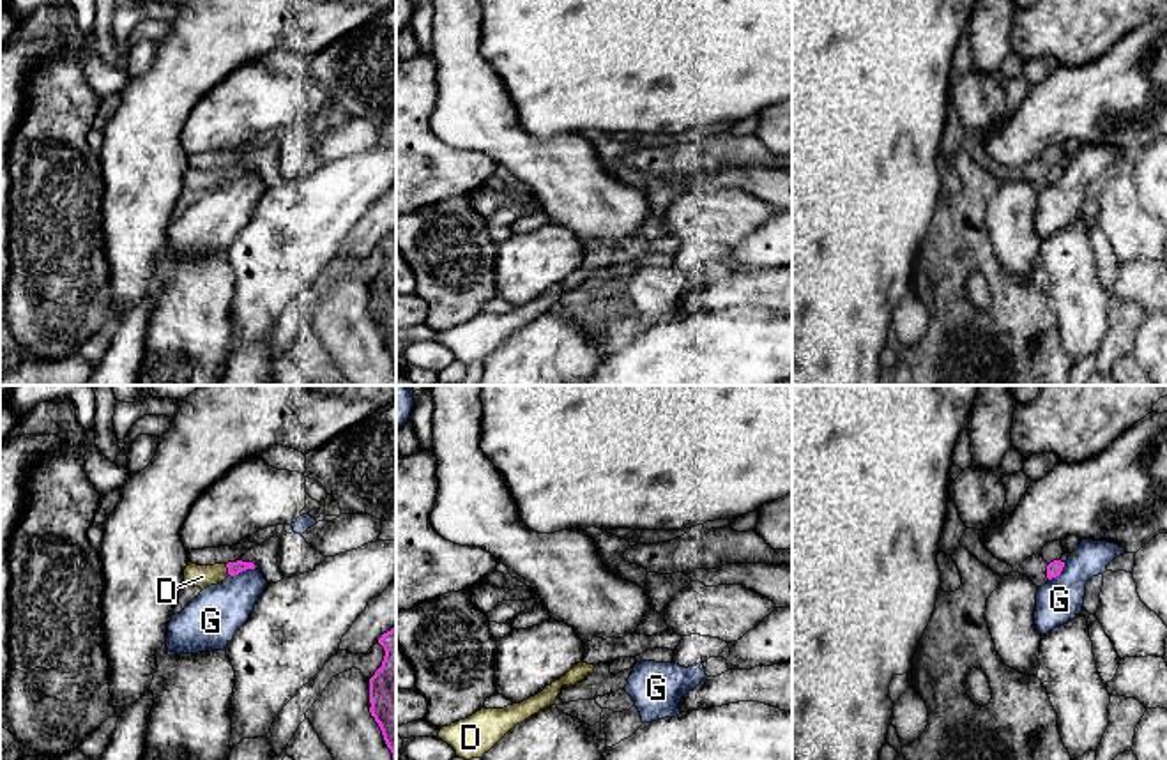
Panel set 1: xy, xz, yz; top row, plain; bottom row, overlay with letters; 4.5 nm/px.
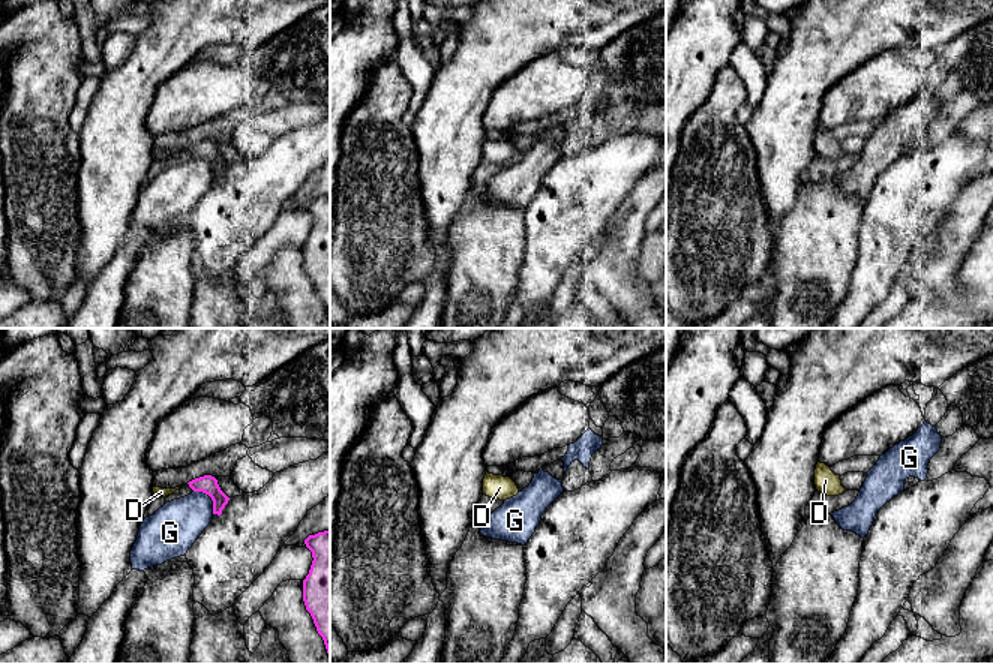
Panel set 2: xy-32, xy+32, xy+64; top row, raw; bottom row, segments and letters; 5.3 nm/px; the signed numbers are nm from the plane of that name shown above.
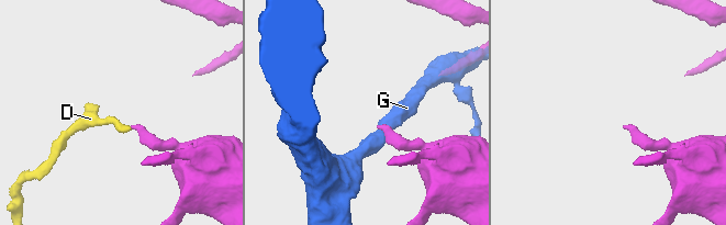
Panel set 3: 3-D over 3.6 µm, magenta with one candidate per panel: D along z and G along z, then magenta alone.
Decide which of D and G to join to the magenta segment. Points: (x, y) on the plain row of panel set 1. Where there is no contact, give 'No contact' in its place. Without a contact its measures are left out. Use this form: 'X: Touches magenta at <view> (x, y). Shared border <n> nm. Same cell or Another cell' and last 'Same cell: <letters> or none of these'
D: Touches magenta at xy (228, 174). Shared border 60 nm. Same cell
G: Touches magenta at xy (243, 174). Shared border 130 nm. Another cell
Same cell: D

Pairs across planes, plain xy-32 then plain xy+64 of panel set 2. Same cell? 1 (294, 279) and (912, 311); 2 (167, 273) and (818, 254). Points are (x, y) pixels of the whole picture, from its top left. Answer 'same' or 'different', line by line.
1: different
2: same

